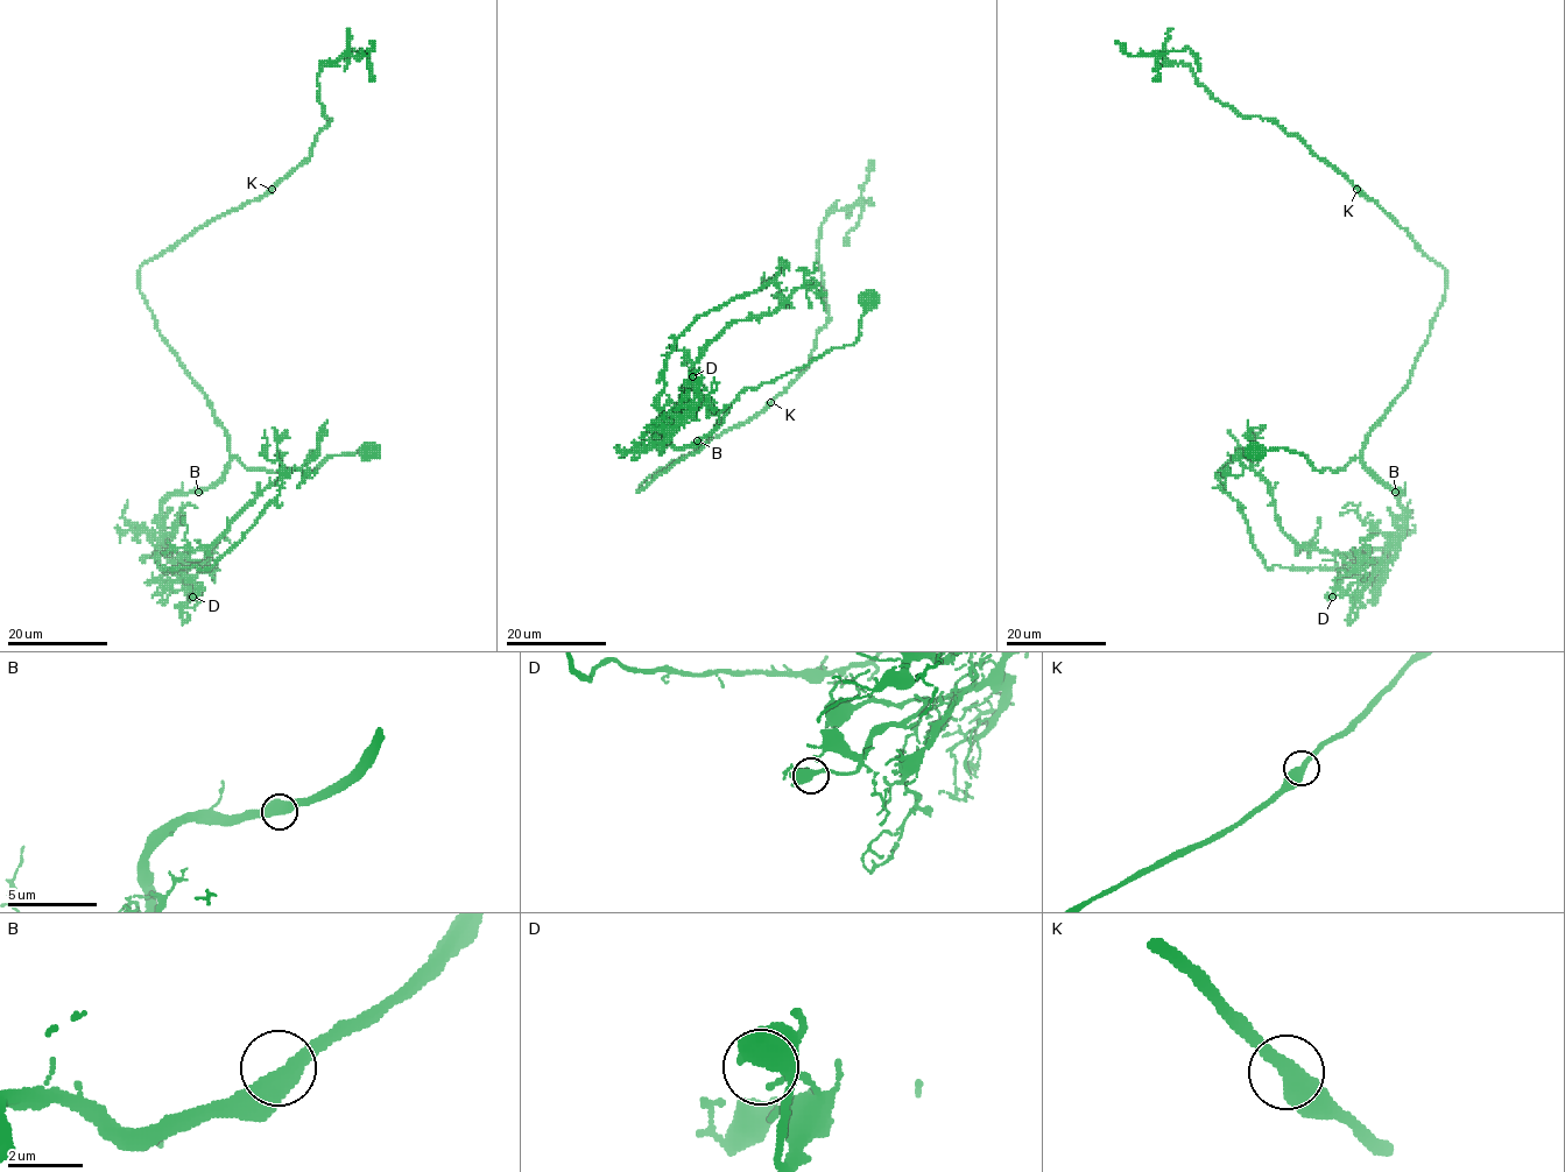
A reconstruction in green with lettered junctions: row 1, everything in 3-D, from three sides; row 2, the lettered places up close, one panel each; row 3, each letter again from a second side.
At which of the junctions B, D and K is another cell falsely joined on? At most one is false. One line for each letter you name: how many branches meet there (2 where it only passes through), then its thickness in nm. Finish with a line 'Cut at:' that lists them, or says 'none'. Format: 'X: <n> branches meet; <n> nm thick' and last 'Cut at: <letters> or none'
Cut at: none

